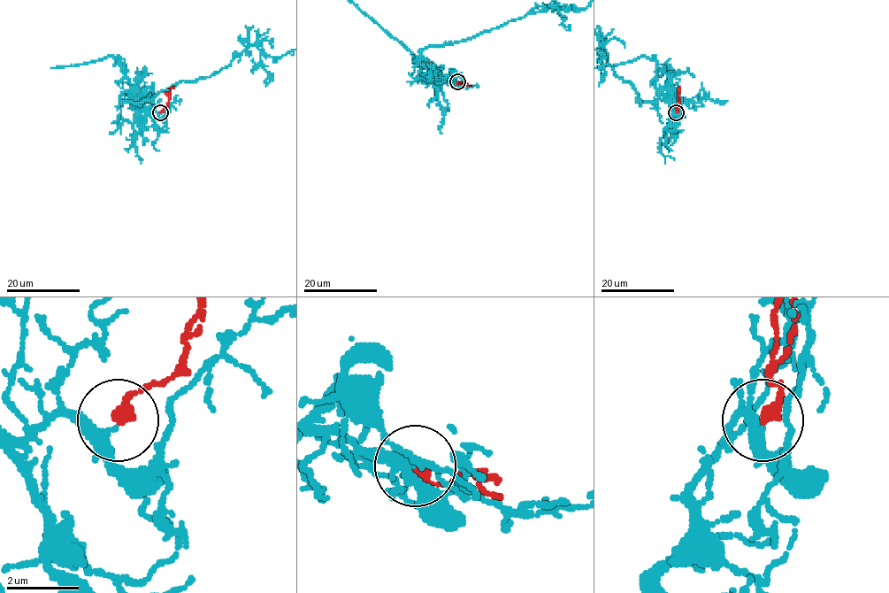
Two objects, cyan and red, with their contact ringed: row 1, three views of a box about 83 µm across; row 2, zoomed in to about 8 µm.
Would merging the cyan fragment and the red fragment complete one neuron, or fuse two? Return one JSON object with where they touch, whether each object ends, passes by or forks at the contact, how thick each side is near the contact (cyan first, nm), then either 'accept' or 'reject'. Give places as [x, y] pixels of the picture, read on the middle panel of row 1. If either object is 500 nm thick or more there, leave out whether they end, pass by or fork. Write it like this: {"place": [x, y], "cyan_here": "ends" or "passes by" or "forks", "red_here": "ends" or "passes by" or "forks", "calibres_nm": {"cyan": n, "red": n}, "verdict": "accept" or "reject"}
{"place": [457, 81], "cyan_here": "passes by", "red_here": "ends", "calibres_nm": {"cyan": 280, "red": 360}, "verdict": "accept"}

